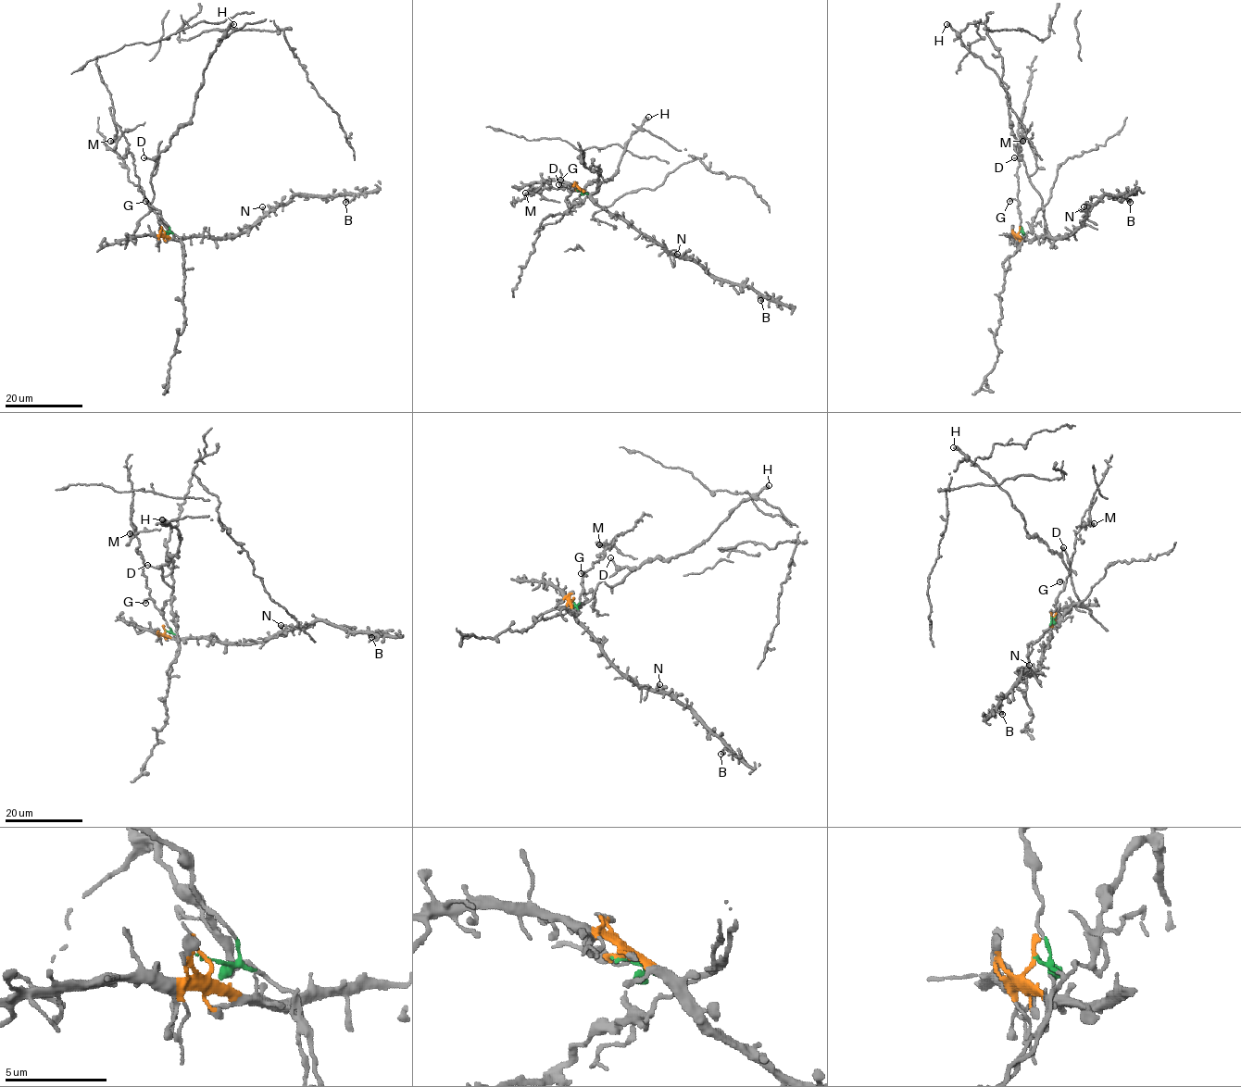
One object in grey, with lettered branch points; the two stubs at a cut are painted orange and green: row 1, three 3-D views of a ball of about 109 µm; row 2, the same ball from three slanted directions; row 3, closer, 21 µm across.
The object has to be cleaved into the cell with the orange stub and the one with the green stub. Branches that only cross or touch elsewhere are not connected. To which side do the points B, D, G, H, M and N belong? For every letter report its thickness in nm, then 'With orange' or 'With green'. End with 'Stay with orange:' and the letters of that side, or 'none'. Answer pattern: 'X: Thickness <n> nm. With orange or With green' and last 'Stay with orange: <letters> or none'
B: Thickness 480 nm. With orange
D: Thickness 160 nm. With green
G: Thickness 480 nm. With green
H: Thickness 480 nm. With green
M: Thickness 100 nm. With green
N: Thickness 400 nm. With orange
Stay with orange: B, N

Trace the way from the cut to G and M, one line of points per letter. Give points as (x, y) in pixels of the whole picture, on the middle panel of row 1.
G: (578, 190), (569, 187), (564, 189), (560, 180)
M: (578, 190), (569, 187), (547, 189), (543, 185), (542, 189), (525, 193)

